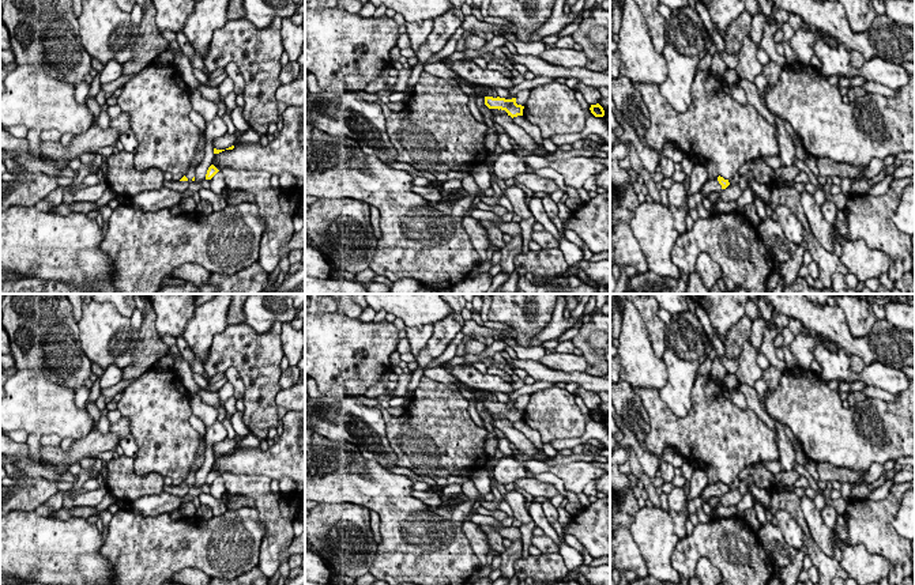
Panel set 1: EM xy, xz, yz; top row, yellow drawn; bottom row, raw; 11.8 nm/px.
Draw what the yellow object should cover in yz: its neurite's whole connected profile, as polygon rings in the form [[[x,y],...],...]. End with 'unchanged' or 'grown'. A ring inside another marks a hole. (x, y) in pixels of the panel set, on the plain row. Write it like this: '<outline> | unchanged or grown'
[[[718,482],[718,483],[713,483],[713,484],[708,484],[700,498],[704,501],[704,502],[708,502],[711,498],[716,497],[722,497],[723,494],[726,494],[727,491],[730,490],[728,484],[724,484],[723,482]]] | grown

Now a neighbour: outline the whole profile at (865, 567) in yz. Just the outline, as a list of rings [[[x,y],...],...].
[[[865,544],[846,546],[840,567],[854,578],[858,585],[878,584],[889,577],[890,562],[878,554],[870,554]]]

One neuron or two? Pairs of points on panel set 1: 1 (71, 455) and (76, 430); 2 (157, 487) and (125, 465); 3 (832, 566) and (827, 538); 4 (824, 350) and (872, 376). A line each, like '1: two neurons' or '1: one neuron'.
1: two neurons
2: one neuron
3: two neurons
4: one neuron

